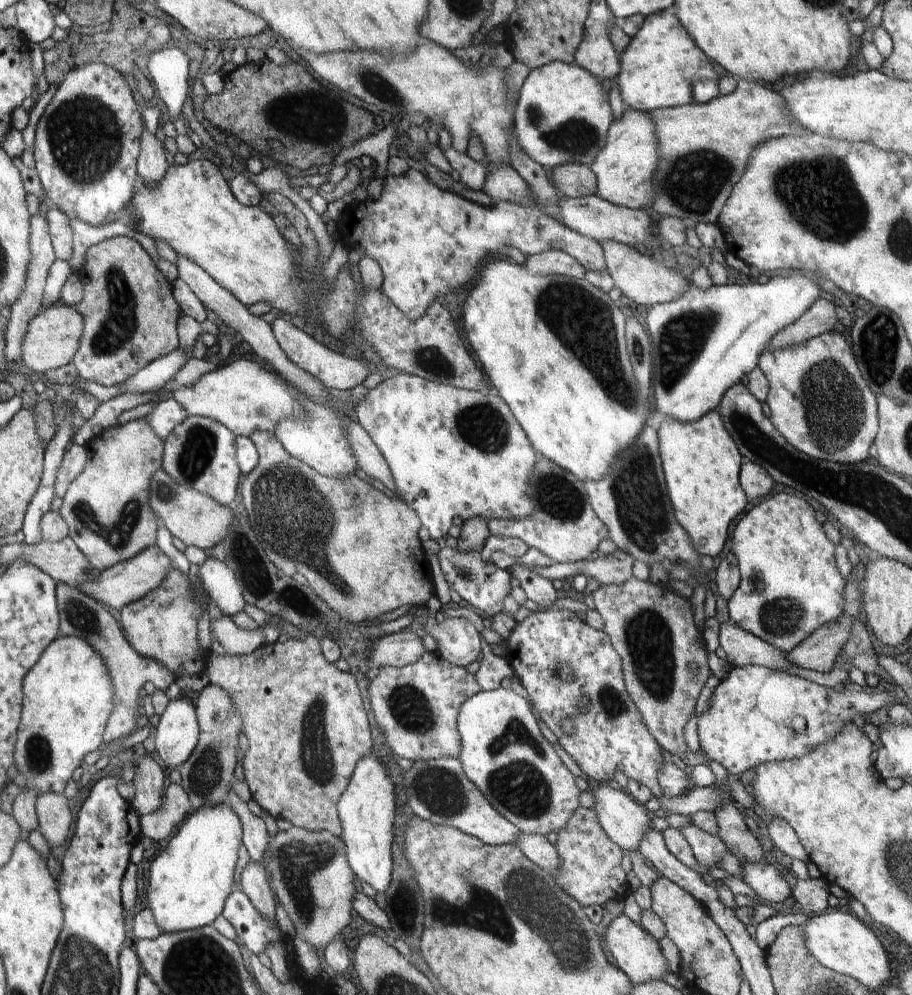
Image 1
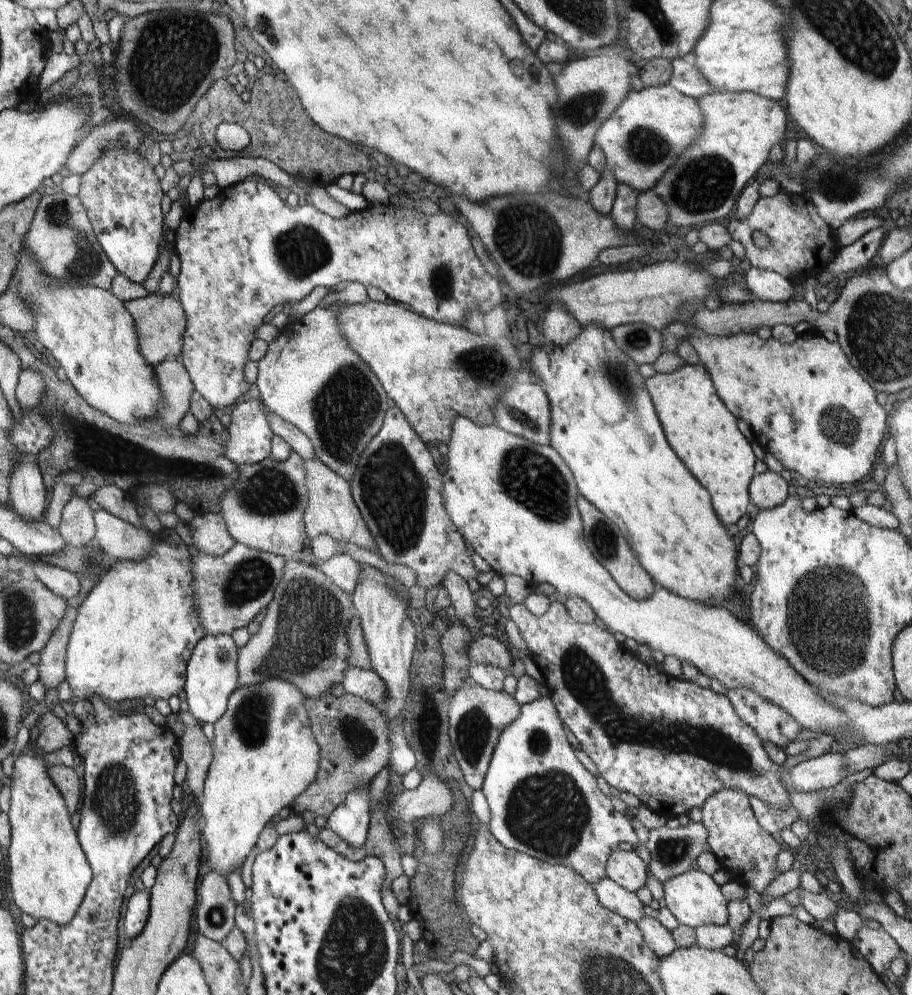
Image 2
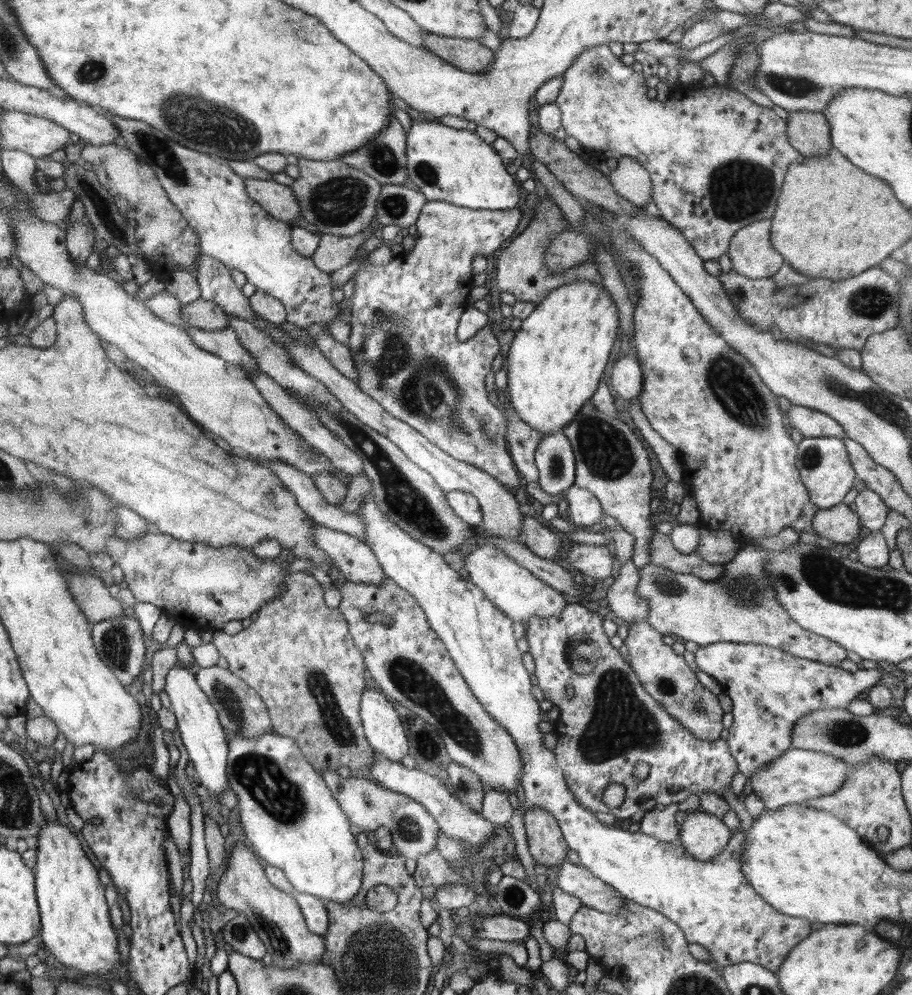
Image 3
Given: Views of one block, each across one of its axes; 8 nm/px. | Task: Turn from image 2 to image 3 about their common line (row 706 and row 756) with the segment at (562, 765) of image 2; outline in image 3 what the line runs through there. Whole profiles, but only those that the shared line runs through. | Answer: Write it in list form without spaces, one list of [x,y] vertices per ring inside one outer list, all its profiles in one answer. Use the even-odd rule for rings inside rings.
[[[368,493],[364,497],[364,503],[356,514],[361,516],[365,524],[366,544],[372,548],[385,576],[390,577],[400,588],[414,596],[474,696],[481,702],[486,712],[514,739],[518,754],[523,758],[521,785],[524,788],[524,806],[527,810],[537,806],[552,814],[558,821],[567,846],[578,854],[581,866],[606,886],[612,886],[624,898],[656,910],[674,922],[683,930],[689,943],[700,944],[710,952],[711,962],[719,969],[726,965],[751,962],[776,974],[793,946],[806,936],[810,936],[812,926],[804,918],[778,913],[778,910],[772,909],[770,904],[748,884],[740,866],[742,852],[746,845],[745,832],[735,832],[731,835],[728,845],[716,858],[700,861],[686,852],[680,840],[662,842],[642,832],[630,832],[628,829],[623,830],[600,822],[589,809],[584,808],[575,799],[564,780],[563,770],[556,762],[554,753],[544,747],[543,734],[538,729],[541,721],[540,703],[532,695],[530,674],[522,663],[522,653],[514,638],[513,620],[498,610],[498,607],[486,598],[482,589],[468,578],[462,578],[458,571],[452,570],[439,552],[414,540],[394,524],[378,509],[374,495]]]

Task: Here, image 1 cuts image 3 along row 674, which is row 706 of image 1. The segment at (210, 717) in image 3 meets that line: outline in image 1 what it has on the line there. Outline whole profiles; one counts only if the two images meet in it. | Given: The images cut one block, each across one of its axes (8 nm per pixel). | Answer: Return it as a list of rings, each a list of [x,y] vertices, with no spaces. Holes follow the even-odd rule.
[[[191,697],[171,700],[160,715],[155,750],[165,764],[177,768],[198,744],[200,727]]]

